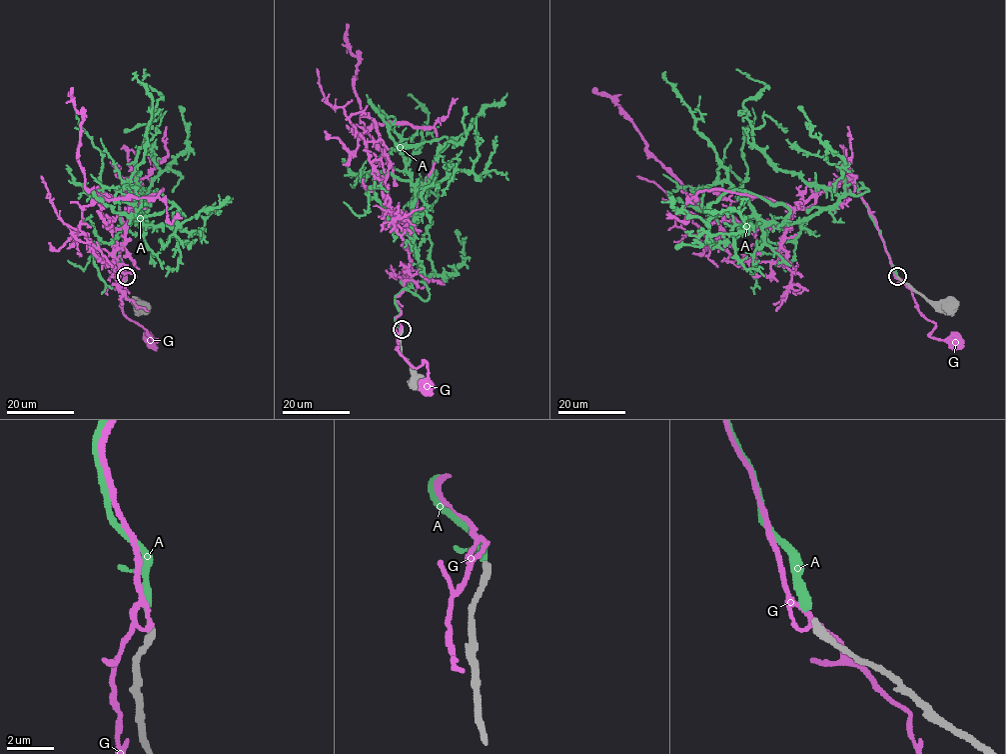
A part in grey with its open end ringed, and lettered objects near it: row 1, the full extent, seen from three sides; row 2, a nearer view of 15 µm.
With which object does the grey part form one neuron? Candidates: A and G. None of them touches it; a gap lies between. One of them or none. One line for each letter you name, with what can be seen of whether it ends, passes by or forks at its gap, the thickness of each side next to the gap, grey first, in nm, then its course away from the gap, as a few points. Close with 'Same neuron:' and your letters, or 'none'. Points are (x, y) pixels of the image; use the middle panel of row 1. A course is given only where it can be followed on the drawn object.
A: it ends | 320/360 nm | via (402, 329), (395, 297), (406, 289), (429, 298), (413, 223), (448, 139), (400, 147), (370, 99)
Same neuron: A

